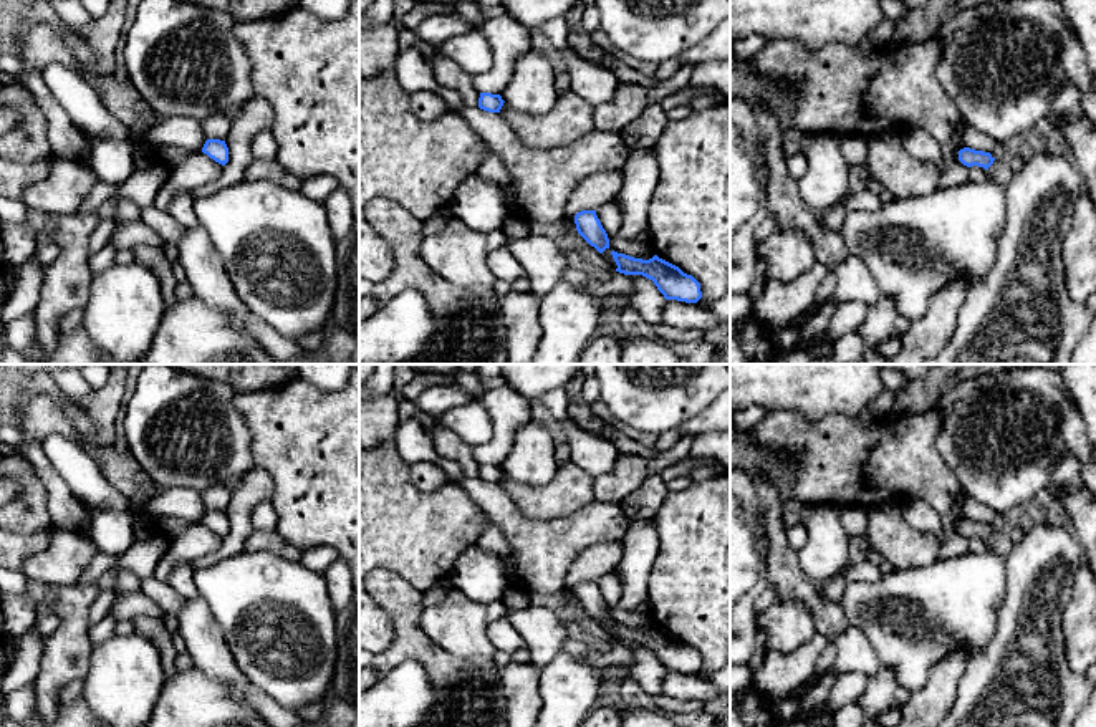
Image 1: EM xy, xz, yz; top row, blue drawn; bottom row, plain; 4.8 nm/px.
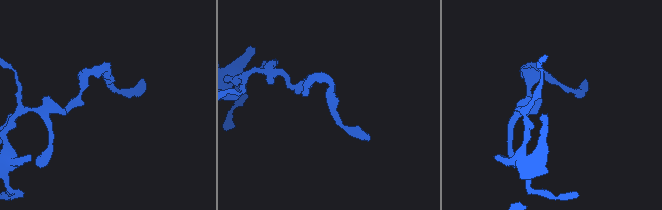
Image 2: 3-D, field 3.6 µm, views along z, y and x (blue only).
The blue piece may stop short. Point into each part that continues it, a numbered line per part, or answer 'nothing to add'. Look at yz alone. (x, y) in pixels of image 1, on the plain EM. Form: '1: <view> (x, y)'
nothing to add

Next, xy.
nothing to add

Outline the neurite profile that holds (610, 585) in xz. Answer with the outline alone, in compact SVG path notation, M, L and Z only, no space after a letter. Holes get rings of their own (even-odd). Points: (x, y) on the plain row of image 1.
M608 573L596 580L596 586L603 599L606 601L608 609L616 608L624 593L623 581L619 580L619 576L614 573Z

